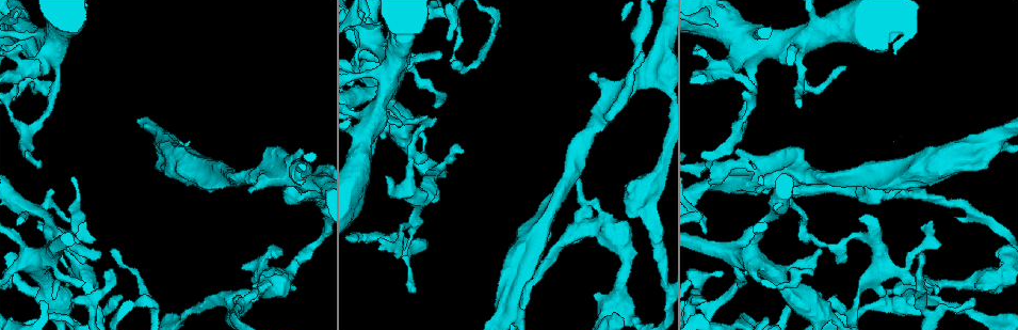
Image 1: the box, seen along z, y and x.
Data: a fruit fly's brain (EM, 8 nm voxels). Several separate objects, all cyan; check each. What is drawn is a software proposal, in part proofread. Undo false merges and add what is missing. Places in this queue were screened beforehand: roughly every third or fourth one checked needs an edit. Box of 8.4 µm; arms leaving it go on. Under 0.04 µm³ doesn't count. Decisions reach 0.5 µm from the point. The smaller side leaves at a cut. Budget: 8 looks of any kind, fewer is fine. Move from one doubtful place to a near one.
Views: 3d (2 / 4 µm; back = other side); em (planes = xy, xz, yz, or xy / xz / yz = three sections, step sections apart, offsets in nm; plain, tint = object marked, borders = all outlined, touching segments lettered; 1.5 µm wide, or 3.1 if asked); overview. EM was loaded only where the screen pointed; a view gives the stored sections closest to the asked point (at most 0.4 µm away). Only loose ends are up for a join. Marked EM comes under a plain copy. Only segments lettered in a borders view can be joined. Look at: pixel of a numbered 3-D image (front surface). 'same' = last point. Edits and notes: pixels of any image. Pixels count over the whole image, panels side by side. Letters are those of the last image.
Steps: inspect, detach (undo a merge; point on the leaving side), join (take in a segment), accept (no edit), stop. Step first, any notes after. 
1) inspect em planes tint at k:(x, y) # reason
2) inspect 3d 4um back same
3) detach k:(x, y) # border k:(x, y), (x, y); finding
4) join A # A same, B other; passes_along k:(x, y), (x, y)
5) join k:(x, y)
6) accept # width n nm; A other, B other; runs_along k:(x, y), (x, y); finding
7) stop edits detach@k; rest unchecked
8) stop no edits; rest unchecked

inspect em planes tint at 1:(74, 303) # free end

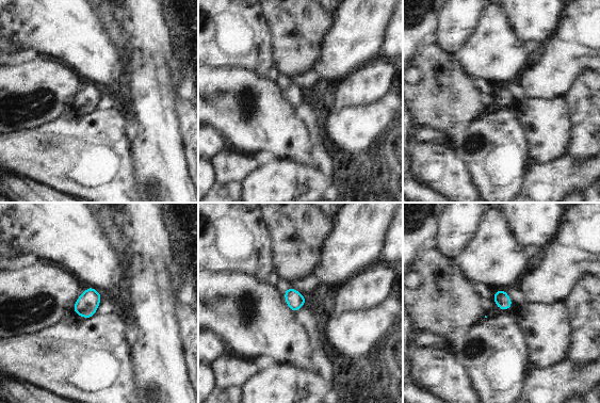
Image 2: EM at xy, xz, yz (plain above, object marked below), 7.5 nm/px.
inspect em planes borders same # what lies round it

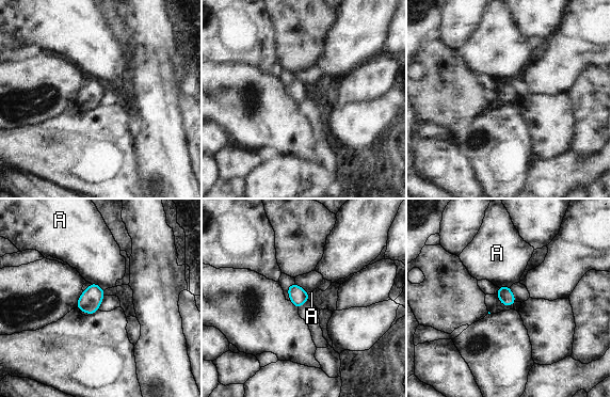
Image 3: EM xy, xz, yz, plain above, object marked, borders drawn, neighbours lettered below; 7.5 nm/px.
accept # A other; none of them fits

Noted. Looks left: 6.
inspect em planes tint at 1:(451, 66) # free end

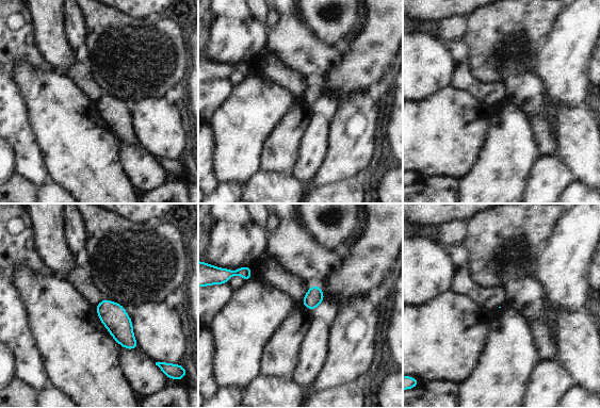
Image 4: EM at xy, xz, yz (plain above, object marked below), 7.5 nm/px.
inspect em planes borders same

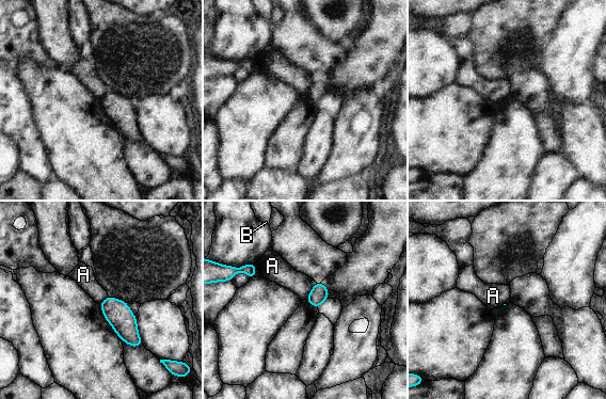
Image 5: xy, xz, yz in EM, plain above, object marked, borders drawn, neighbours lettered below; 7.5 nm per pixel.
accept # A other, B other; border 5:(316, 283), (305, 301); no lettered segment goes on from it

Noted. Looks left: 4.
inspect em planes tint at 1:(595, 200) # branch stops here

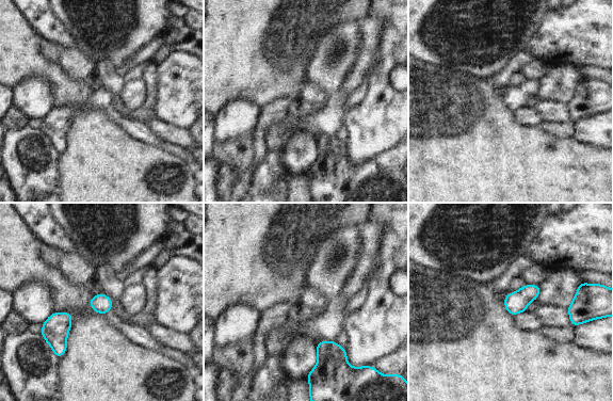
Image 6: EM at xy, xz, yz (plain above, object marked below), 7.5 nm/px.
inspect em planes borders same # what lies round it

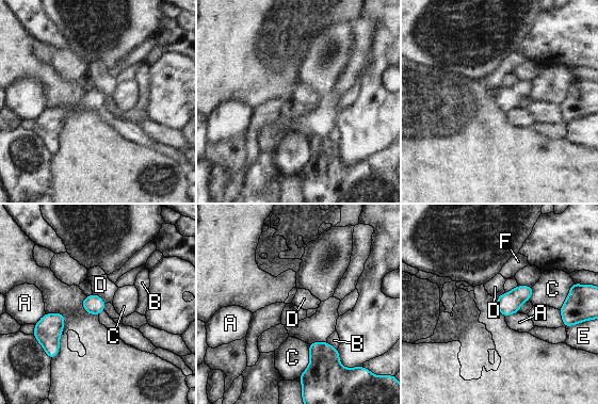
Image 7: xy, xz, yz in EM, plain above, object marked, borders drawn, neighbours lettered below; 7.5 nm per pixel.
accept # width 150 nm; longest_contact C 260 nm; A other, B other, C other, D other, E other, F other; no lettered segment goes on from it

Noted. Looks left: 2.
stop no edits; rest unchecked

